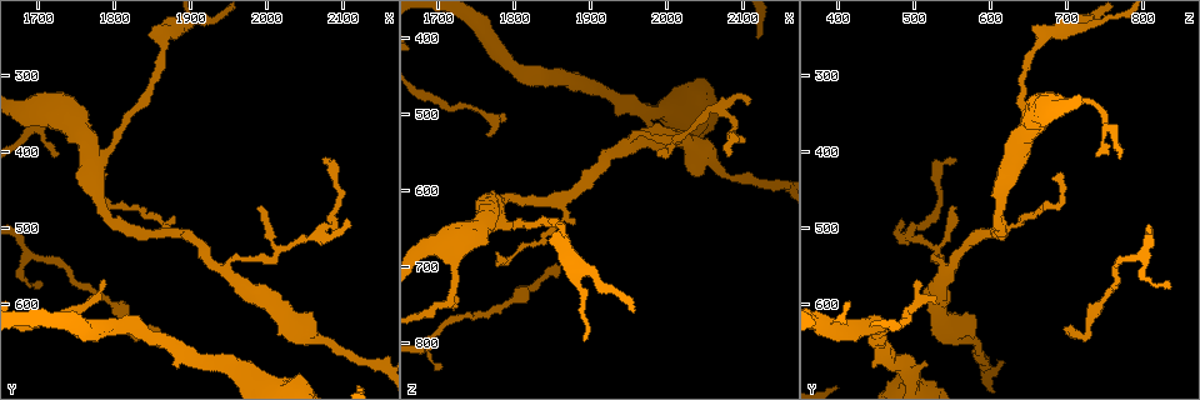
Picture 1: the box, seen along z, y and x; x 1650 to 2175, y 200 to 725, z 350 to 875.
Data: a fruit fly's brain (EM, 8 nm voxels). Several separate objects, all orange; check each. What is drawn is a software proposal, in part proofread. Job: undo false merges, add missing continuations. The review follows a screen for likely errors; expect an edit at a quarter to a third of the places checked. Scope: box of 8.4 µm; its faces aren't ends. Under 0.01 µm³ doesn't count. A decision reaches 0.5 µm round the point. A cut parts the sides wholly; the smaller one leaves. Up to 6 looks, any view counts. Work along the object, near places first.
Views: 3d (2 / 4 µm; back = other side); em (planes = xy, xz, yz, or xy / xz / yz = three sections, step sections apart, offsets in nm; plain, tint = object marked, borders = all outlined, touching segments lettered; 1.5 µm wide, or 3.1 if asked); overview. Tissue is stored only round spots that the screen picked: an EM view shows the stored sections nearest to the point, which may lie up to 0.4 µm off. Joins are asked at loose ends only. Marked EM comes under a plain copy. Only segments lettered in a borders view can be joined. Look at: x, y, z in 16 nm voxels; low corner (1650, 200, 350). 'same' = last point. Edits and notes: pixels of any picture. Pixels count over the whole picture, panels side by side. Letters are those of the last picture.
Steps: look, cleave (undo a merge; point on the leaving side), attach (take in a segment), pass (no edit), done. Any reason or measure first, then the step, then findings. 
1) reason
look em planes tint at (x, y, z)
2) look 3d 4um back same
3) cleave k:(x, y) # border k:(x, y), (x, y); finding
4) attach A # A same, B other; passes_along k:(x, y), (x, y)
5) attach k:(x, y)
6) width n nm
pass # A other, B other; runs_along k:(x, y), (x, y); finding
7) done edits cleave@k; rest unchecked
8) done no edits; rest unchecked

sharp bend
look em planes borders at (1830, 640, 725)

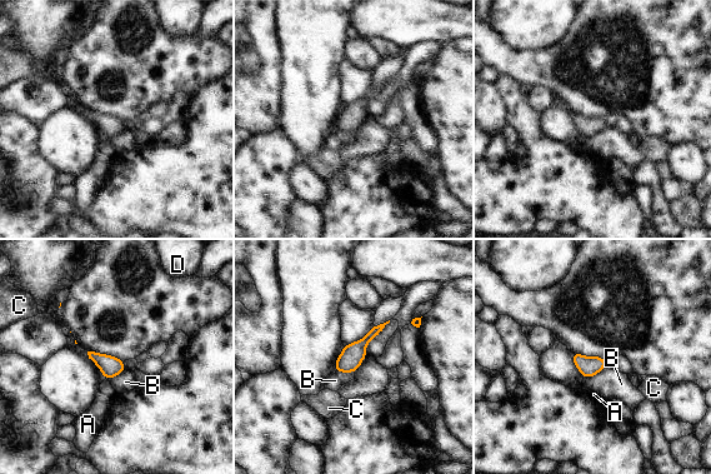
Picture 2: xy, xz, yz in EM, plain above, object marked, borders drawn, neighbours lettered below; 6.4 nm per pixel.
longest_contact B 160 nm
pass # A other, B other, C other, D other; border 2:(605, 367), (594, 375), (584, 378); one neuron here

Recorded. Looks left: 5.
thin end
look em xz step 8 borders at (1695, 580, 835)

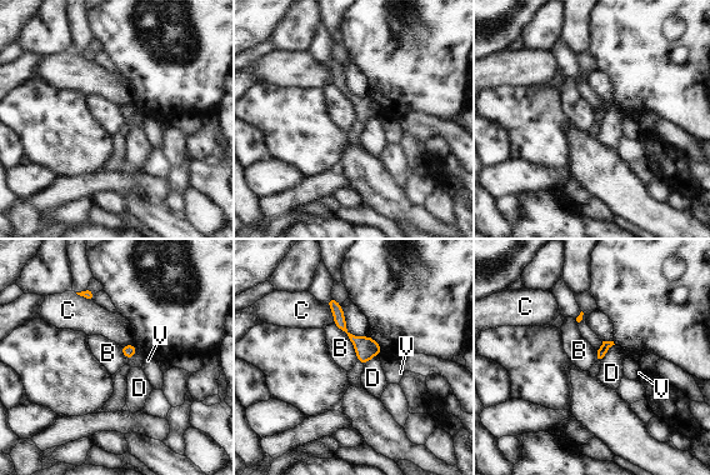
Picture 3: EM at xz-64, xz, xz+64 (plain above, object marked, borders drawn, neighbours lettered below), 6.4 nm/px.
cut it another way
look em planes borders same

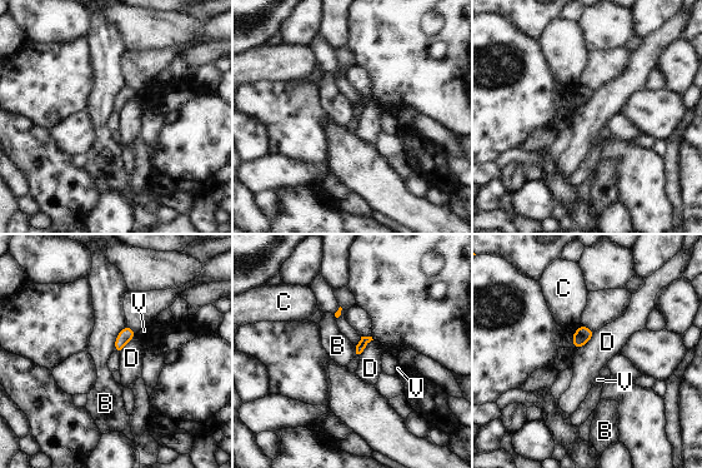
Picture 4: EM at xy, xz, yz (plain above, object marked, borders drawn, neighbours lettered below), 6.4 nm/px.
pass # B other, C other, D other, V other; no lettered segment goes on from it

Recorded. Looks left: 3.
sharp bend
look 3d 2um at (2015, 530, 530)

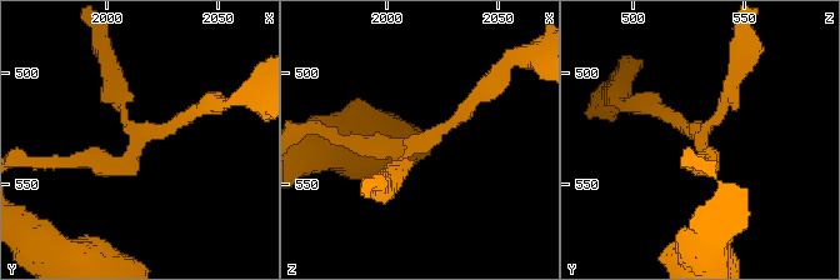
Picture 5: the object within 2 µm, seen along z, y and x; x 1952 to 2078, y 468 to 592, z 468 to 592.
look em yz step 8 tint at (2015, 528, 532)

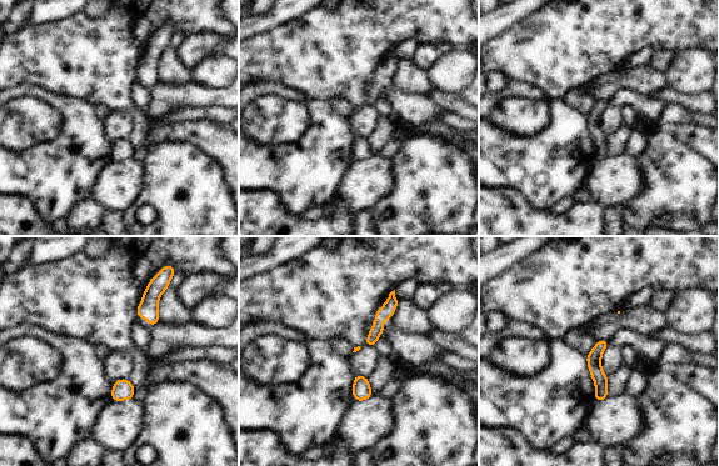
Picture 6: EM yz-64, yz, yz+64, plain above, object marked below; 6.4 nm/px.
look em planes borders same

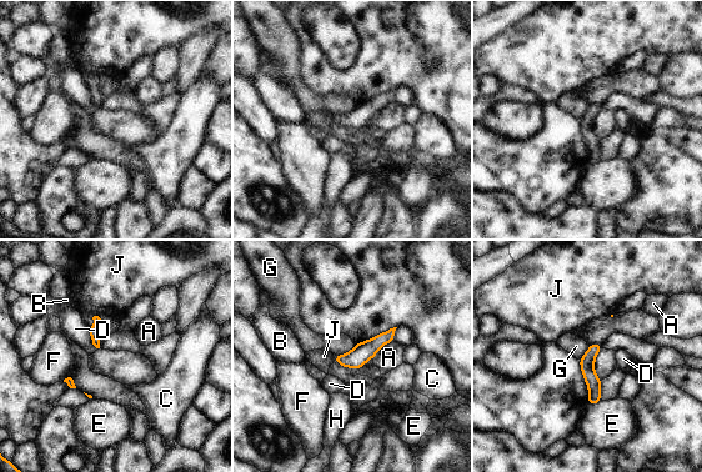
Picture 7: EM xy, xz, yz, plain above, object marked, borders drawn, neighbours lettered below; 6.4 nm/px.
width 100 nm
pass # A other, B other, C other, D other, E other, F other, G other, H other, J other; border 7:(355, 345), (349, 351), (335, 355); continuous, no second neuron

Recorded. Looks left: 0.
done no edits; rest unchecked

